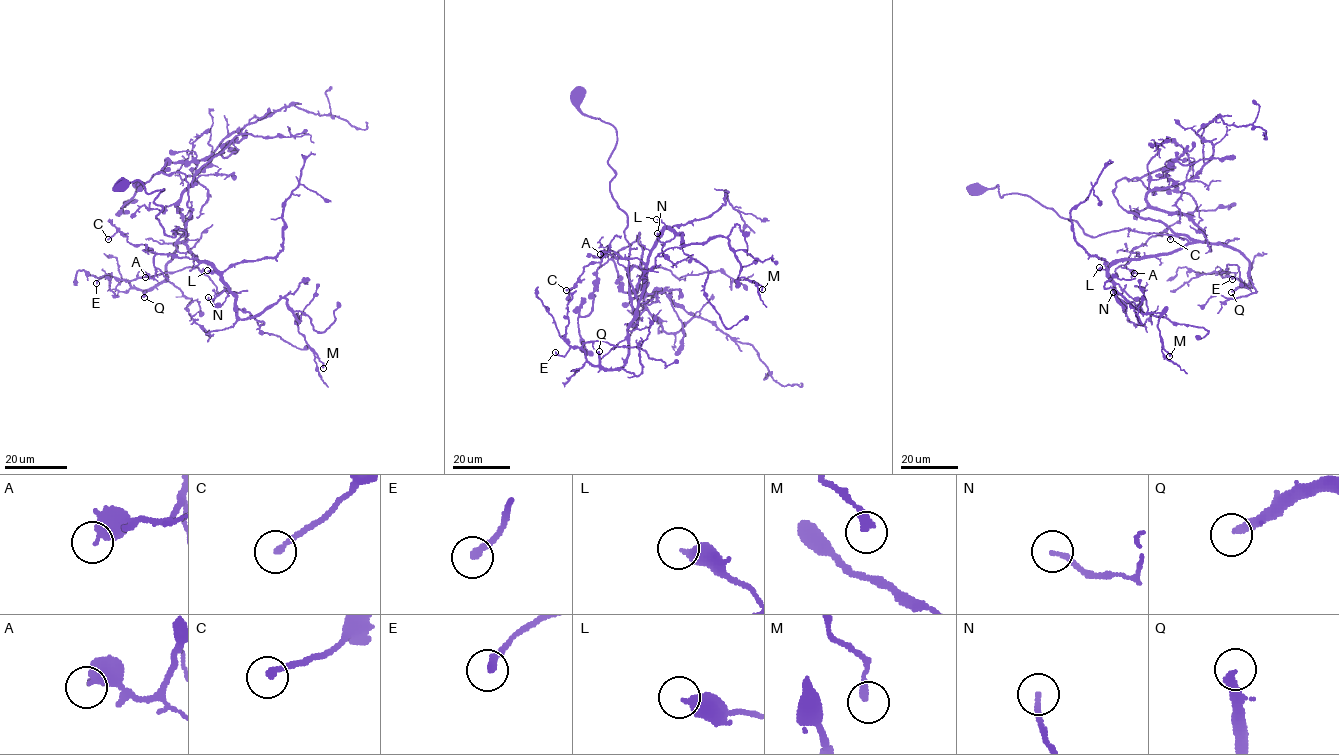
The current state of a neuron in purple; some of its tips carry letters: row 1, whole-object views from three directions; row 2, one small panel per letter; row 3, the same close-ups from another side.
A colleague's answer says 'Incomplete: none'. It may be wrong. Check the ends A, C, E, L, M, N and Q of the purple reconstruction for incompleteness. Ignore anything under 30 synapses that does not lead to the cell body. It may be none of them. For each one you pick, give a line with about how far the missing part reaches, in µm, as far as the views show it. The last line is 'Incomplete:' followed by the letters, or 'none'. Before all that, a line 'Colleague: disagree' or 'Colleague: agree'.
Colleague: disagree
Q: missing 45 µm
Incomplete: Q

